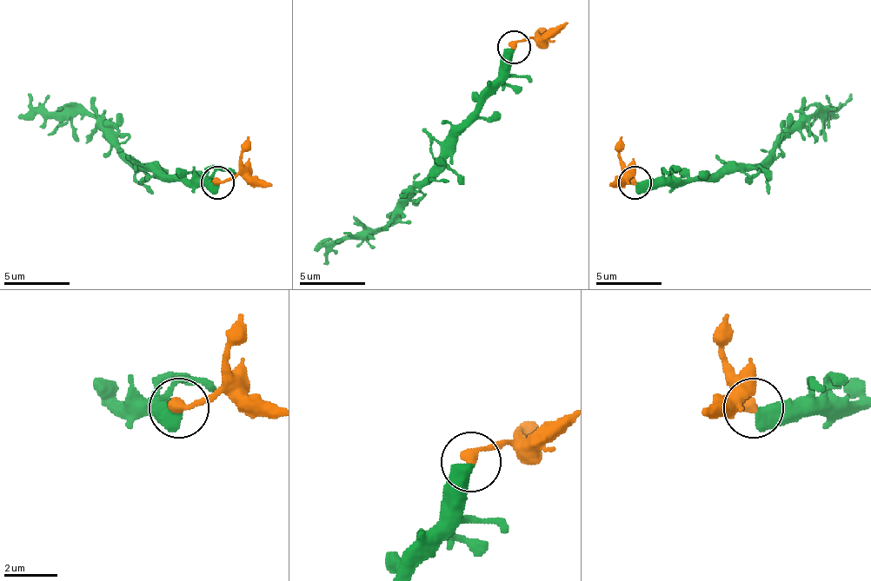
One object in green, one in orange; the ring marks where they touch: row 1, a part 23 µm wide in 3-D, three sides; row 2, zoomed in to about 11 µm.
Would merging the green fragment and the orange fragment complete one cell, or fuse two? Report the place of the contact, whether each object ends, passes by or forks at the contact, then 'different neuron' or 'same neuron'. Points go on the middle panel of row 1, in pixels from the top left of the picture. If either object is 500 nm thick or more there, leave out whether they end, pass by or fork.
at (514, 47); different neuron

